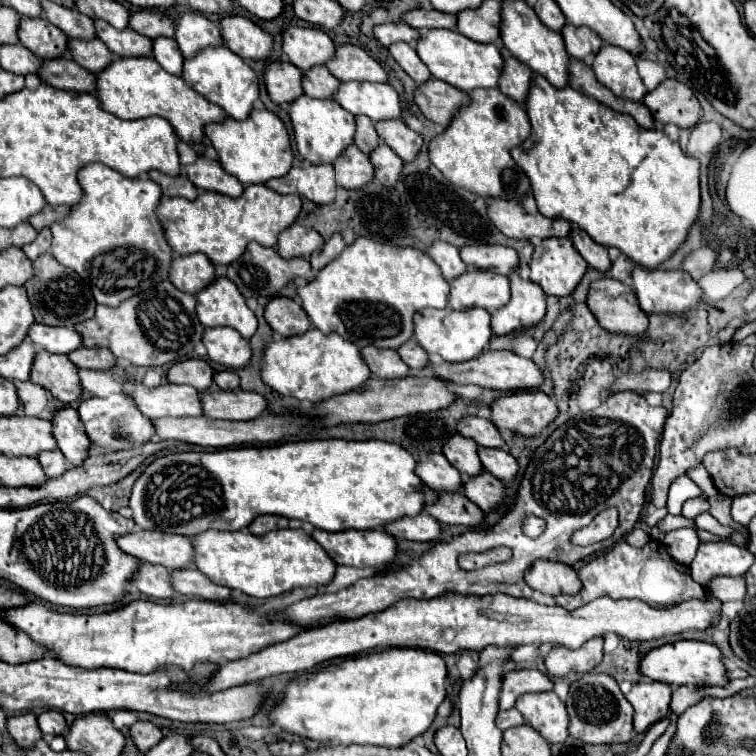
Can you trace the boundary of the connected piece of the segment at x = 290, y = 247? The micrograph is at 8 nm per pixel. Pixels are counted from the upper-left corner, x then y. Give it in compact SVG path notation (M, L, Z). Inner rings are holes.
M299 222L289 226L281 236L277 244L277 252L285 258L291 260L293 256L307 256L313 254L315 250L321 250L325 240L317 230L303 228Z

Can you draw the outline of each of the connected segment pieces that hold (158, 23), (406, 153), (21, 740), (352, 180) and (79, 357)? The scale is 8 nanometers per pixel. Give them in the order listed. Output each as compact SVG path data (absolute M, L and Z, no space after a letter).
M159 10L133 12L129 28L133 28L135 32L139 32L139 34L151 38L151 40L155 36L171 36L171 38L175 38L175 20L167 18Z
M381 120L375 122L375 130L379 138L395 150L405 162L411 162L419 156L423 146L423 136L411 130L403 120Z
M33 712L9 716L7 718L7 730L9 730L11 738L19 746L23 746L25 750L33 748L43 738L43 734L39 732L39 726L37 726L37 716Z
M349 146L343 152L343 156L333 164L333 168L335 168L337 184L347 190L361 190L375 178L369 156L355 146Z
M77 348L69 354L71 362L79 368L87 370L111 370L115 368L115 356L111 356L109 348Z

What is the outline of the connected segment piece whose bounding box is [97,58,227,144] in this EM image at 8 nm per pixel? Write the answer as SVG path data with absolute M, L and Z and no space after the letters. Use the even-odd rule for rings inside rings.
M117 58L111 68L97 74L97 96L107 112L123 120L139 120L149 116L165 118L175 128L177 136L189 144L201 144L205 138L205 126L219 124L227 118L223 108L195 94L179 76L165 72L151 58Z

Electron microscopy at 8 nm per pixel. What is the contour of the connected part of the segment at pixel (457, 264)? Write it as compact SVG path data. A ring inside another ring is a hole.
M445 242L433 244L429 248L429 256L437 262L437 266L441 268L447 282L451 282L451 280L455 280L455 276L461 276L463 272L467 272L467 264L463 264L459 250L451 244L445 244Z

